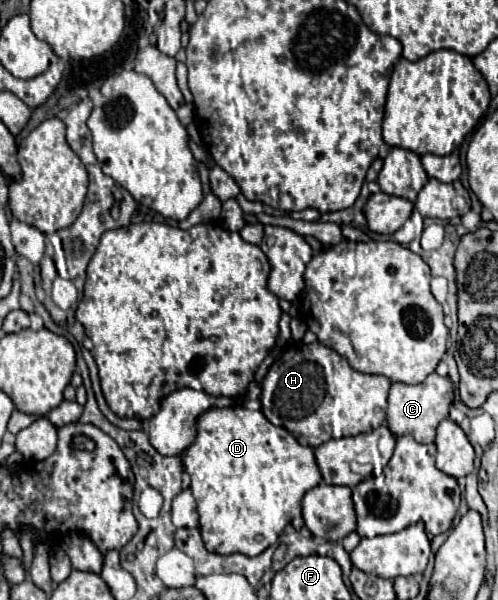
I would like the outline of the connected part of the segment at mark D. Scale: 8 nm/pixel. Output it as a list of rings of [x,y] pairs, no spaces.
[[[236,404],[236,406],[230,406],[230,408],[212,408],[208,412],[204,412],[202,416],[196,418],[196,438],[194,442],[184,450],[182,454],[182,464],[184,464],[184,470],[190,474],[190,490],[192,490],[192,496],[198,504],[198,514],[200,514],[200,534],[204,538],[204,544],[210,552],[216,552],[216,554],[246,554],[246,556],[258,556],[262,554],[266,548],[270,548],[272,544],[278,542],[278,536],[282,534],[284,526],[290,523],[296,517],[302,517],[302,498],[304,494],[318,486],[322,482],[322,476],[320,476],[320,470],[318,470],[318,464],[316,464],[316,458],[314,458],[314,450],[310,446],[302,446],[300,442],[296,442],[296,438],[284,430],[284,428],[278,428],[278,426],[272,426],[272,422],[268,422],[268,418],[264,418],[264,414],[260,410],[248,410],[246,406],[242,404]]]

